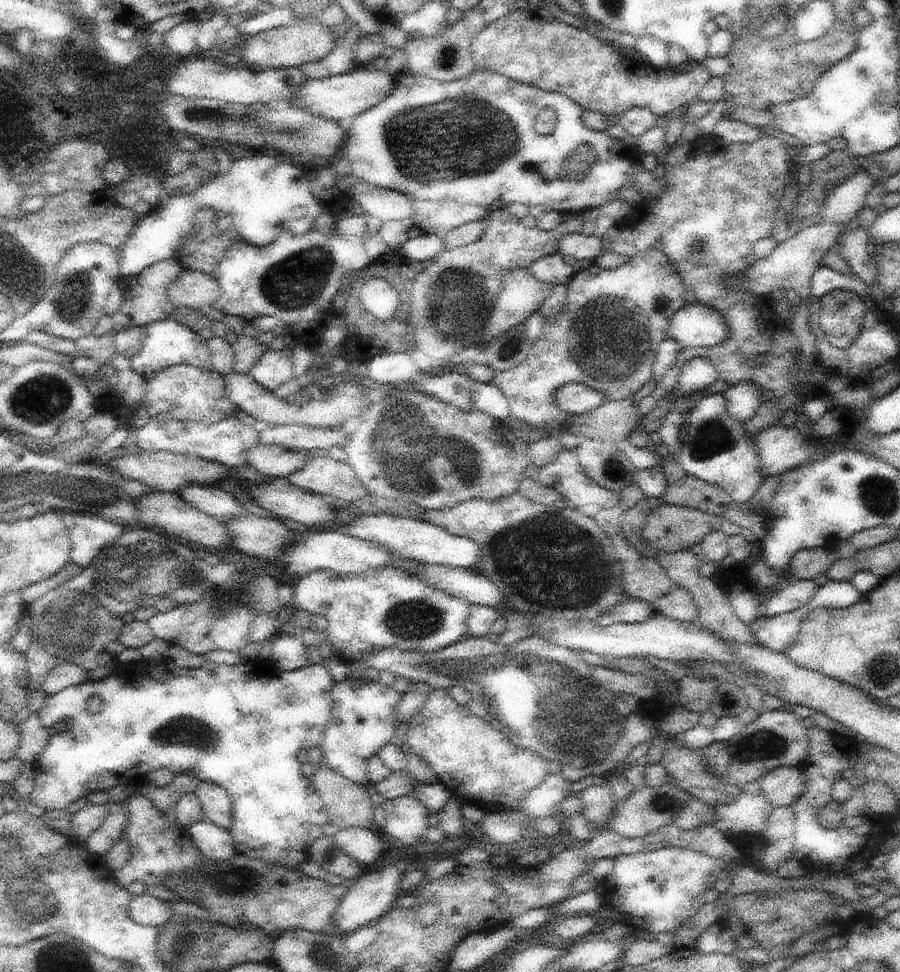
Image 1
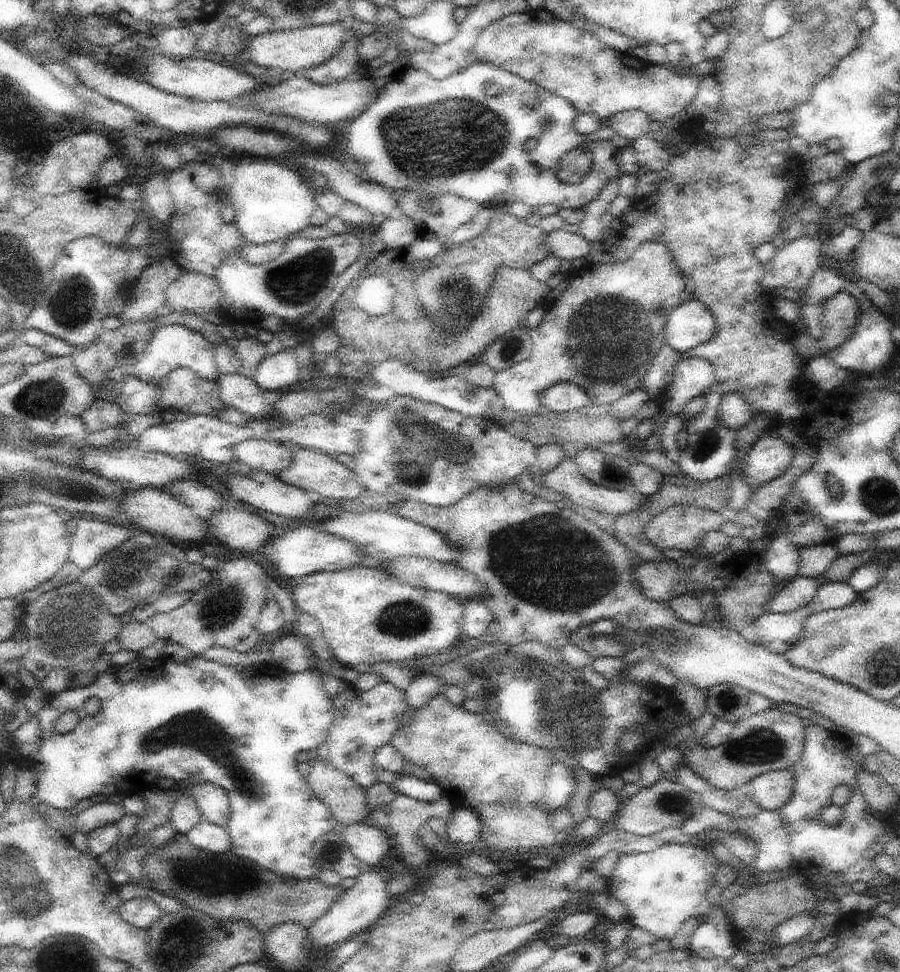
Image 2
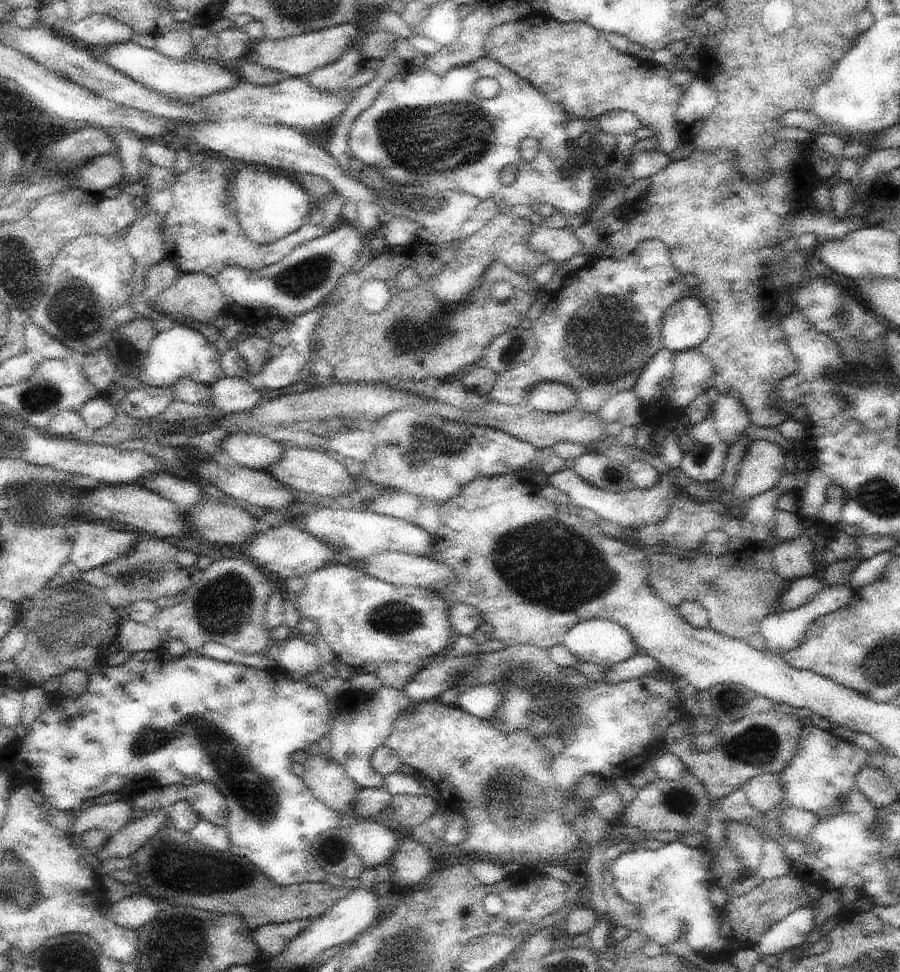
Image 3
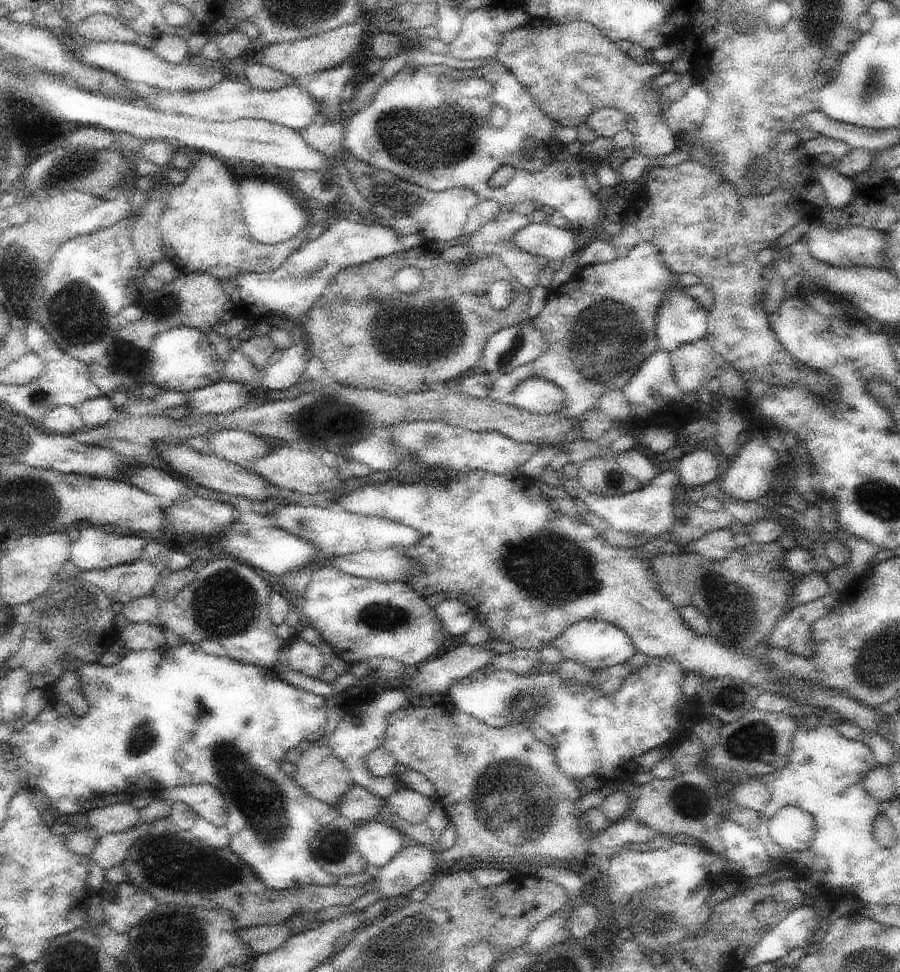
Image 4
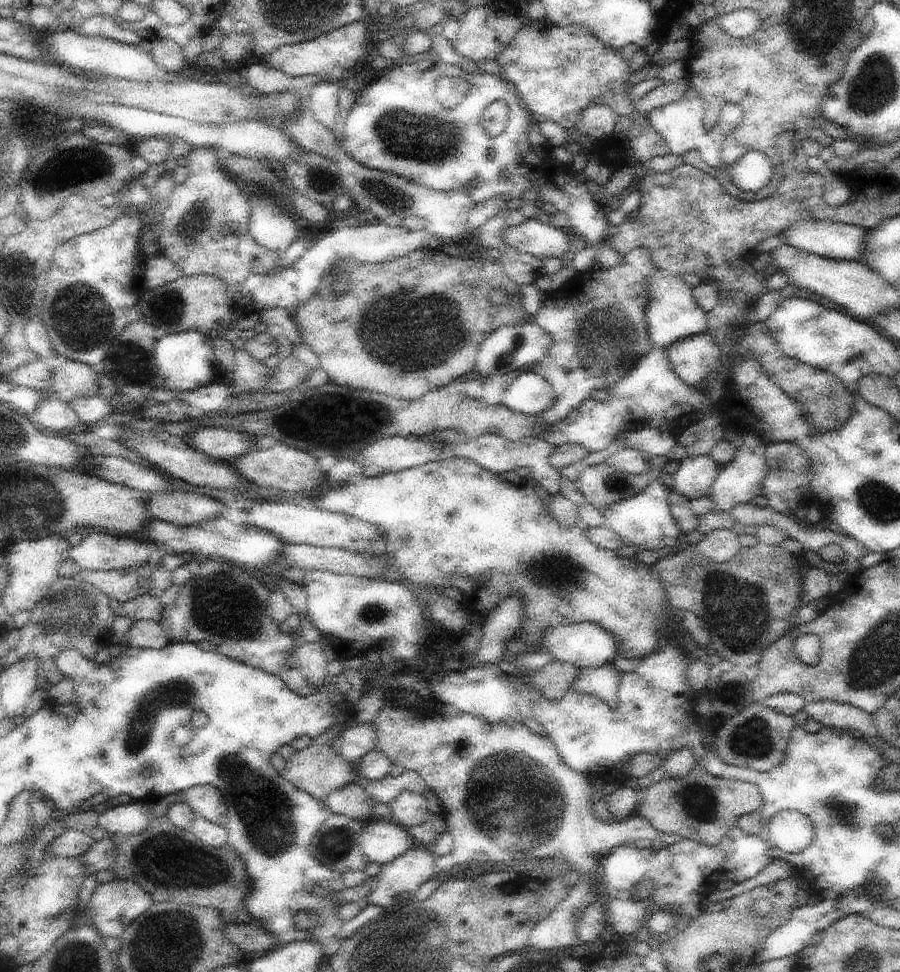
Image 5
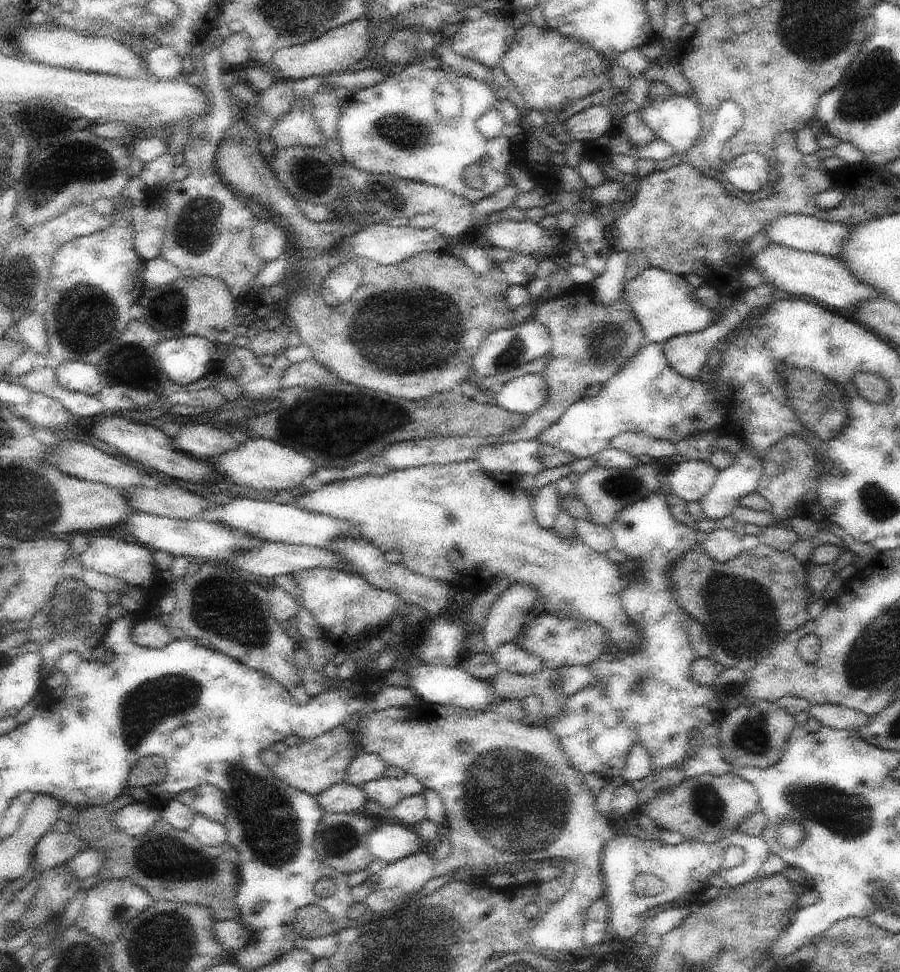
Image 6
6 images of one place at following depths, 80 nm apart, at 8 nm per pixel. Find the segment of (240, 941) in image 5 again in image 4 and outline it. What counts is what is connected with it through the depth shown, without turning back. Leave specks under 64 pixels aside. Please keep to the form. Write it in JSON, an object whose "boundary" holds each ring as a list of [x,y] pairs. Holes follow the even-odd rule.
{"boundary":[[[268,923],[250,928],[237,927],[240,940],[243,940],[256,955],[263,955],[281,947],[290,938],[291,932],[292,930],[285,924]]]}

